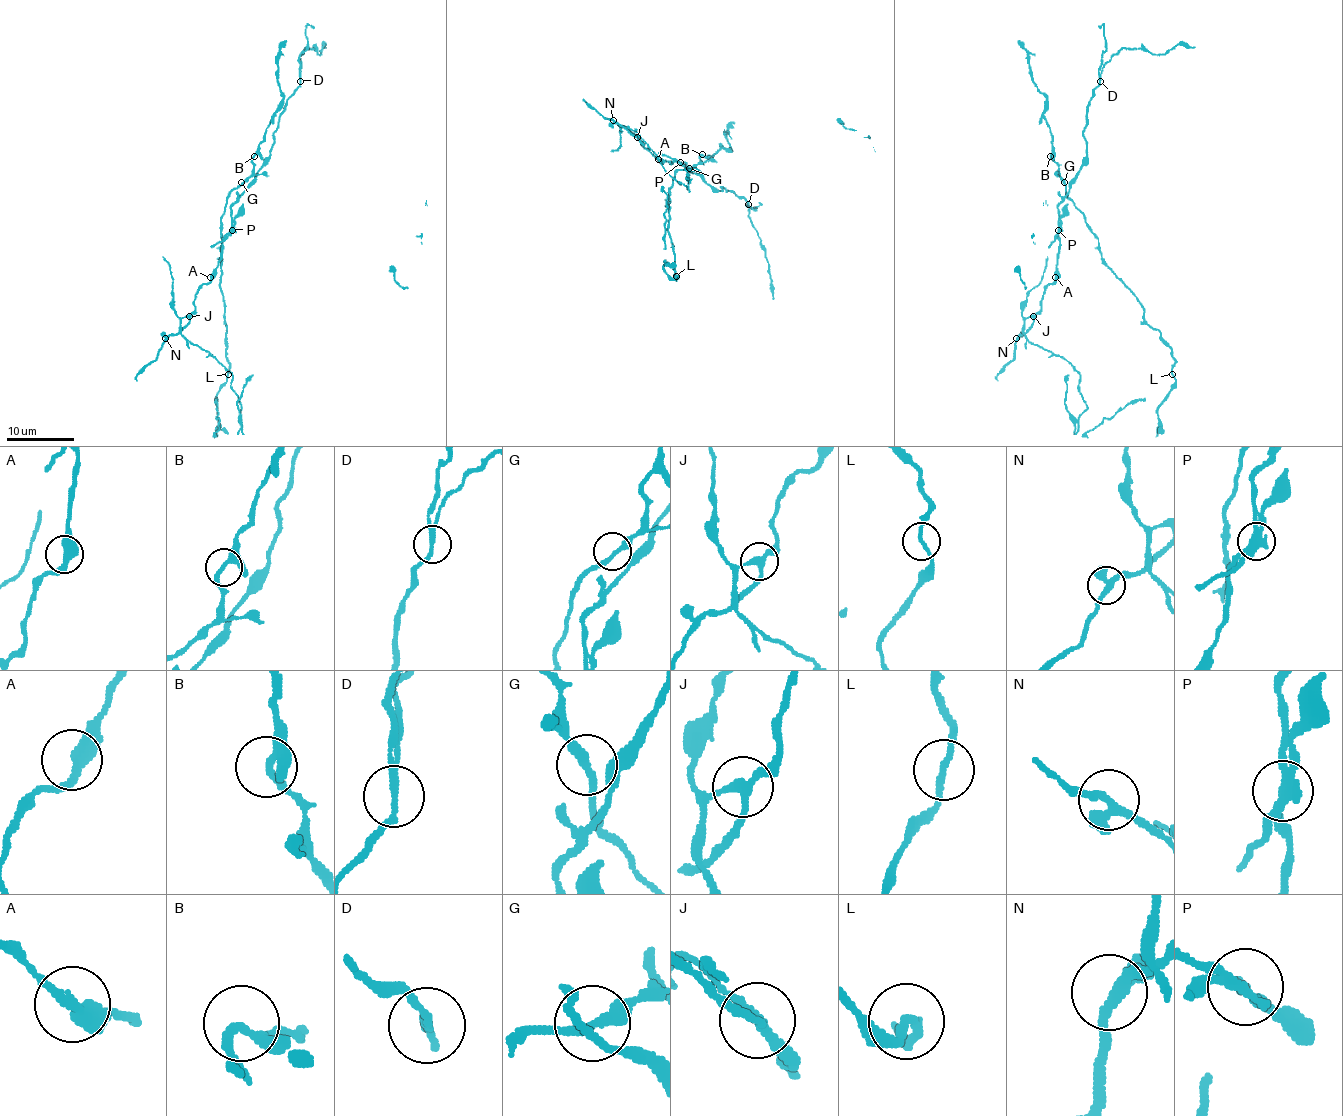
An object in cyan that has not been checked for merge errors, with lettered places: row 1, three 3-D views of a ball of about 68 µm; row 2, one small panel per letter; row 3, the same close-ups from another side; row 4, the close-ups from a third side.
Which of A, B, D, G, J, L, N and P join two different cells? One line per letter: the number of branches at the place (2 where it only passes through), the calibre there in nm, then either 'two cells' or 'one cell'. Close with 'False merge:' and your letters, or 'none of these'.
A: branches 2; calibre 400 nm; one cell
B: branches 3; calibre 200 nm; one cell
D: branches 3; calibre 170 nm; two cells
G: branches 2; calibre 280 nm; one cell
J: branches 3; calibre 240 nm; two cells
L: branches 2; calibre 190 nm; one cell
N: branches 3; calibre 260 nm; one cell
P: branches 2; calibre 360 nm; two cells
False merge: D, J, P

